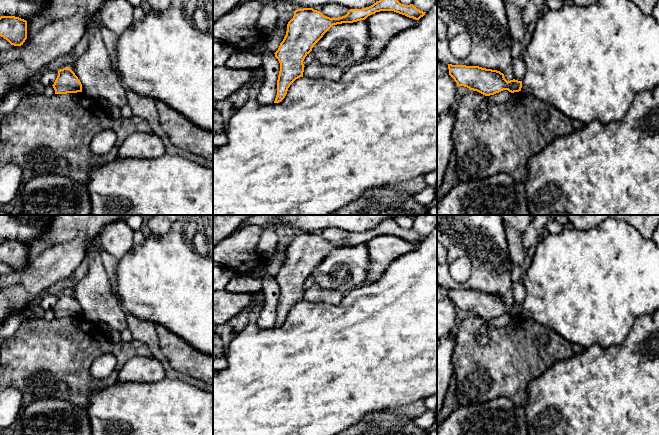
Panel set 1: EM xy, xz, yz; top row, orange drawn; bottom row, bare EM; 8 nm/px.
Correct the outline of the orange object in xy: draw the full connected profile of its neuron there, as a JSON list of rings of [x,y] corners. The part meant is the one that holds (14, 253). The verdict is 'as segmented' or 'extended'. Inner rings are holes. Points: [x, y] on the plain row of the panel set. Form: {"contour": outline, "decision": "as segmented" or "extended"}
{"contour": [[[1,240],[0,260],[11,269],[23,269],[27,263],[27,245],[15,240]]], "decision": "as segmented"}

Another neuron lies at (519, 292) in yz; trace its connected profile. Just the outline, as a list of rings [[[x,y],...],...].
[[[522,279],[520,281],[513,282],[511,288],[513,291],[514,303],[522,305],[526,298],[526,289]]]

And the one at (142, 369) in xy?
[[[136,356],[128,360],[118,374],[119,382],[154,383],[166,378],[162,363],[155,357]]]

